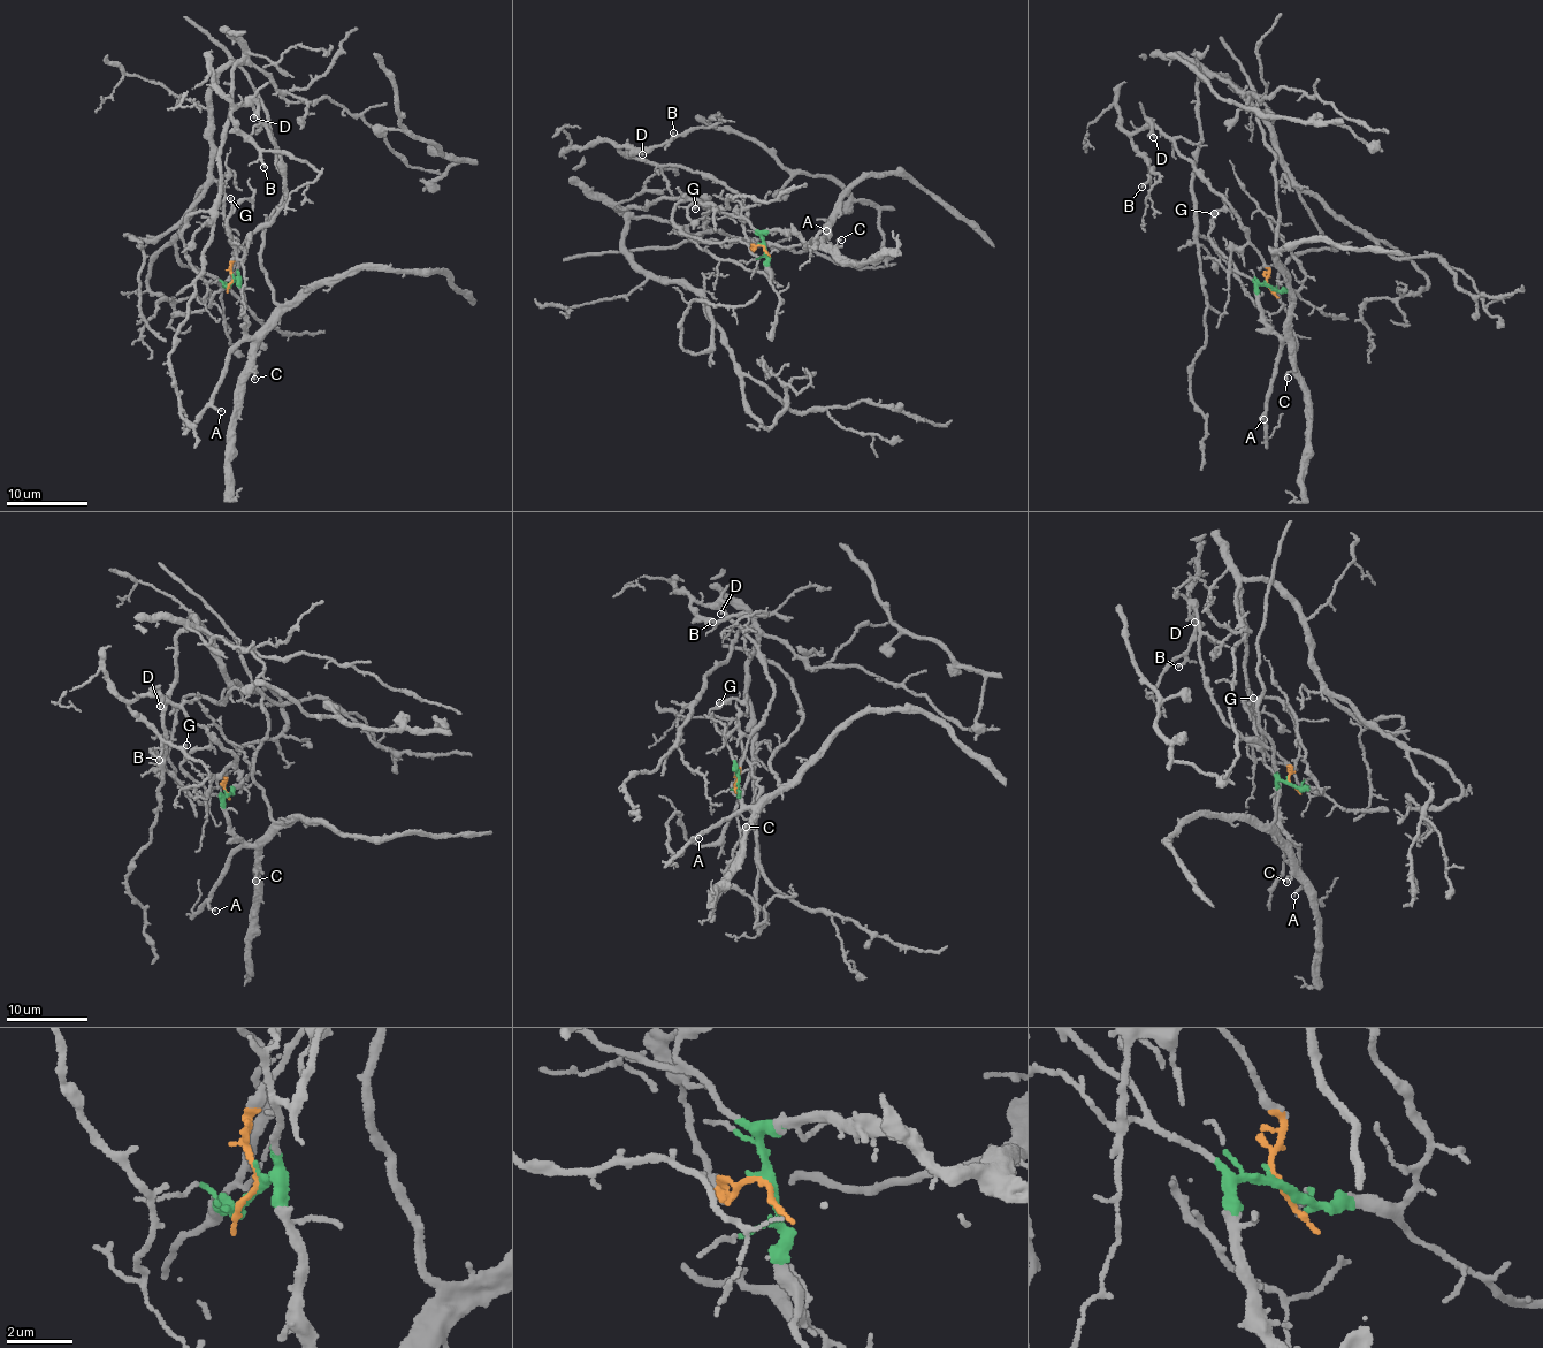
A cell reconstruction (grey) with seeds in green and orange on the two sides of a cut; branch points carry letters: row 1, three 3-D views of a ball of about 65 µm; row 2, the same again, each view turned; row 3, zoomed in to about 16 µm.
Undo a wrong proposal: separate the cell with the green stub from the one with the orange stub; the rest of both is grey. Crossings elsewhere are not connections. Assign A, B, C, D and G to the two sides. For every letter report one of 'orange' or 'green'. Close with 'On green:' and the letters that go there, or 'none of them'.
A: green
B: orange
C: green
D: orange
G: green
On green: A, C, G

